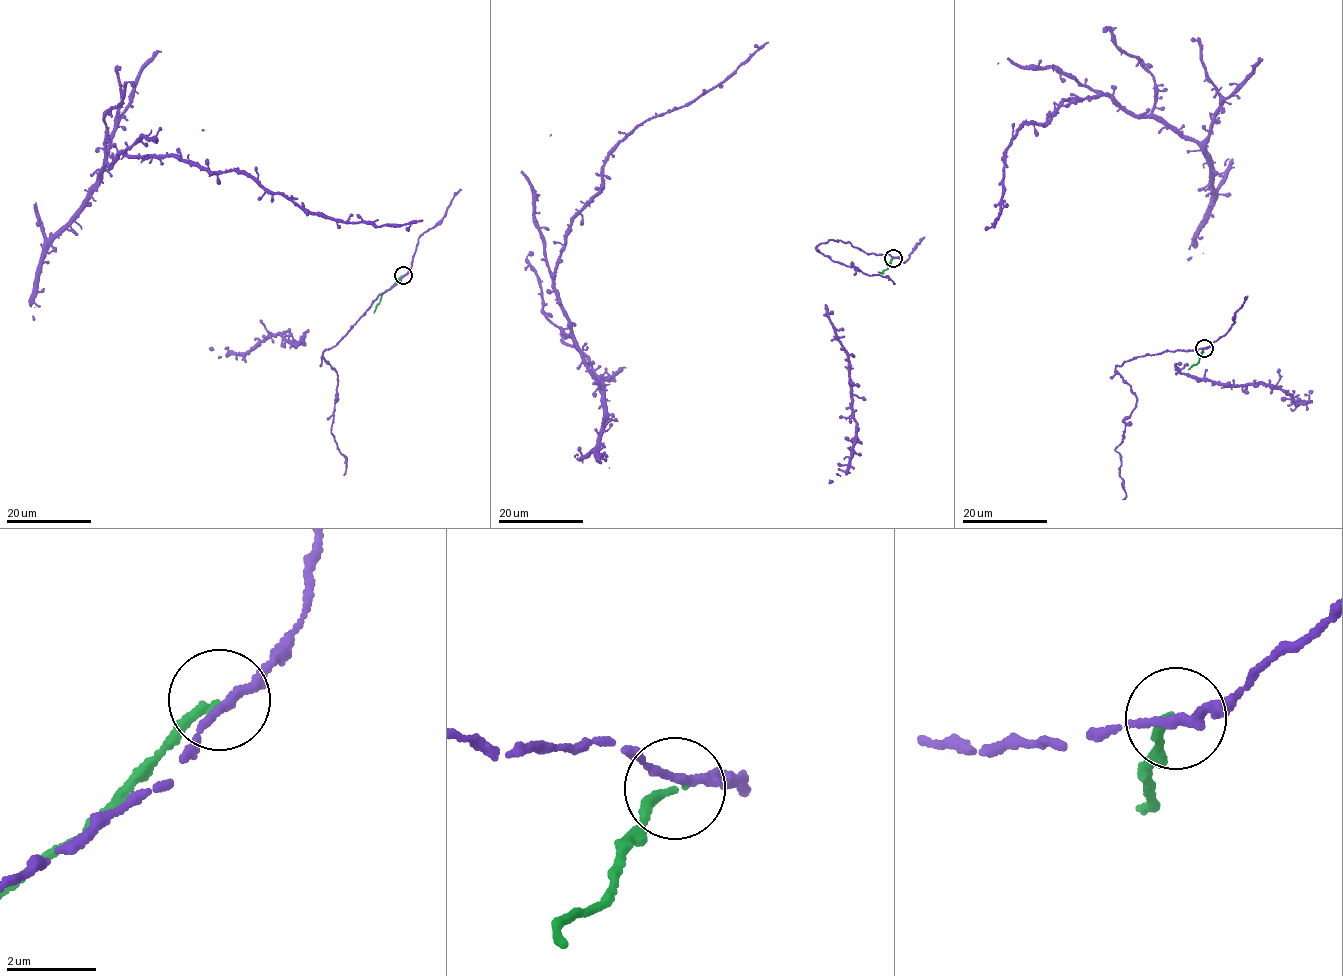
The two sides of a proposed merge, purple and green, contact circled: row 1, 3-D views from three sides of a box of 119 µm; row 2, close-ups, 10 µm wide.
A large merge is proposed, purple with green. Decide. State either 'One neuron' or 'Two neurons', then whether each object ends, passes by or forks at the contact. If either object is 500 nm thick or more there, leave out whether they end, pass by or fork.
Two neurons. At the ring purple passes by. At the ring green ends

